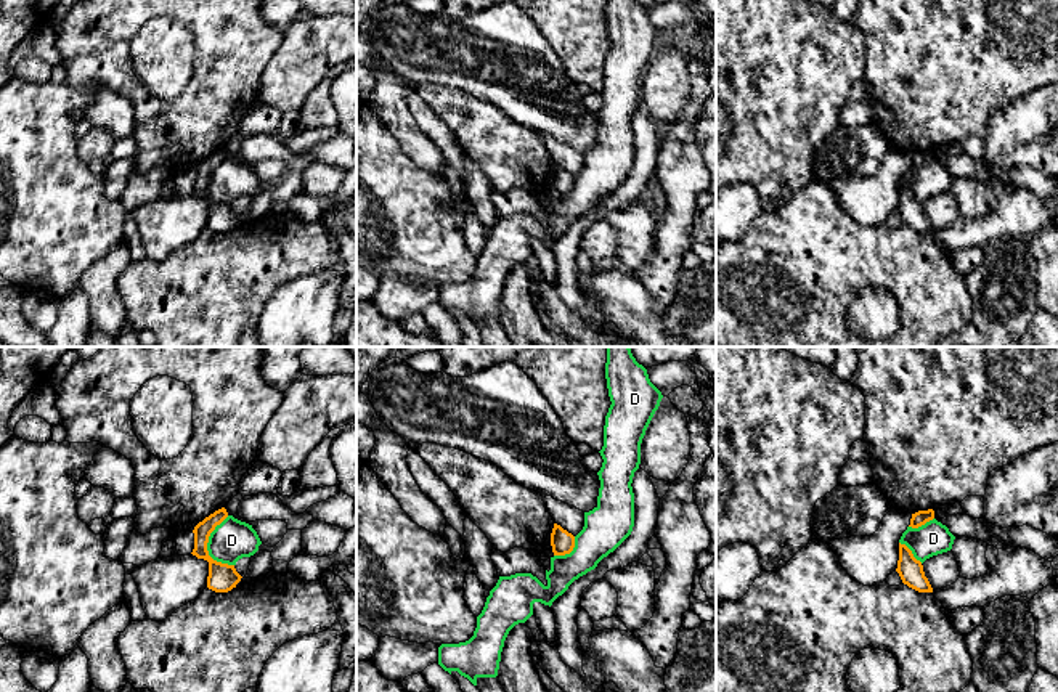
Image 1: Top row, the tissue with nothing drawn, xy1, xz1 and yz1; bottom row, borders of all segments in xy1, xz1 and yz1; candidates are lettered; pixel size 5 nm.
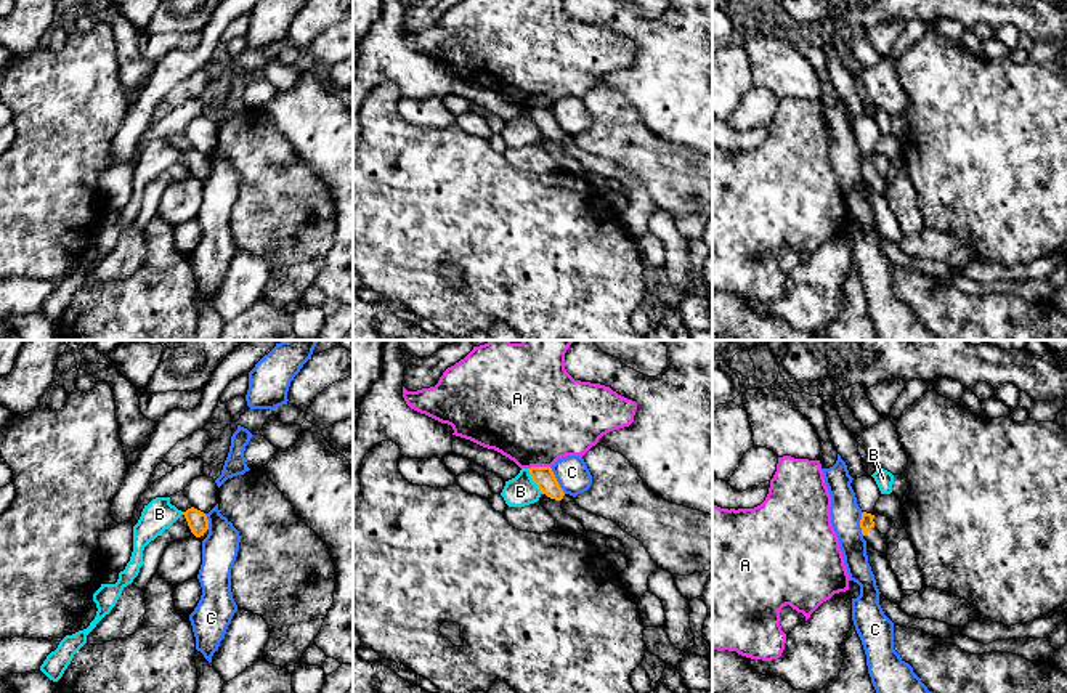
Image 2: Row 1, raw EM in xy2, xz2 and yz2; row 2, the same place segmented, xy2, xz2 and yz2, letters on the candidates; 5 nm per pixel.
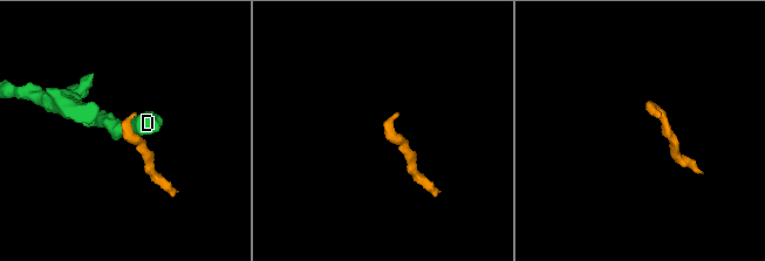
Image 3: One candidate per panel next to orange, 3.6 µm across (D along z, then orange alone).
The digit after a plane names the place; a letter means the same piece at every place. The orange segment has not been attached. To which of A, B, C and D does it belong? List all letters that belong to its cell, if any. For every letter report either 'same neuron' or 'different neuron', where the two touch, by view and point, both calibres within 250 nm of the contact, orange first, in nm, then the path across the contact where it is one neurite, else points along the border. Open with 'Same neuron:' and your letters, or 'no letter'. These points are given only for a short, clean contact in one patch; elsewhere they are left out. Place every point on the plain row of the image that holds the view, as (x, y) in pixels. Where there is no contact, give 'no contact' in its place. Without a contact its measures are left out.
Same neuron: no letter
A: different neuron; contact xz2 (538, 108); calibres 100 and 480 nm; border xz2 (549, 106), (531, 106), (528, 109)
B: different neuron; contact xz2 (533, 121); calibres 100 and 150 nm; border xz2 (527, 109), (543, 133)
C: different neuron; contact xz2 (555, 121); calibres 100 and 160 nm; border xz2 (549, 108), (565, 133)
D: different neuron; contact xy1 (206, 187); calibres 140 and 200 nm; border xy1 (228, 156), (211, 174), (207, 193), (214, 199), (233, 206)

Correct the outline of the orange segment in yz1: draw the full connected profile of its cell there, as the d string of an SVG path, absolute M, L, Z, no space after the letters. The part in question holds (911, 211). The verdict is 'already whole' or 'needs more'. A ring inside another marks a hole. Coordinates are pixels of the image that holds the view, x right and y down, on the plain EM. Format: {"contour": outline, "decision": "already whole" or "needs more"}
{"contour": "M899 183L899 201L897 209L901 220L909 228L918 231L918 233L933 233L933 228L925 217L923 206L920 201L917 201L912 194L912 191Z", "decision": "already whole"}

